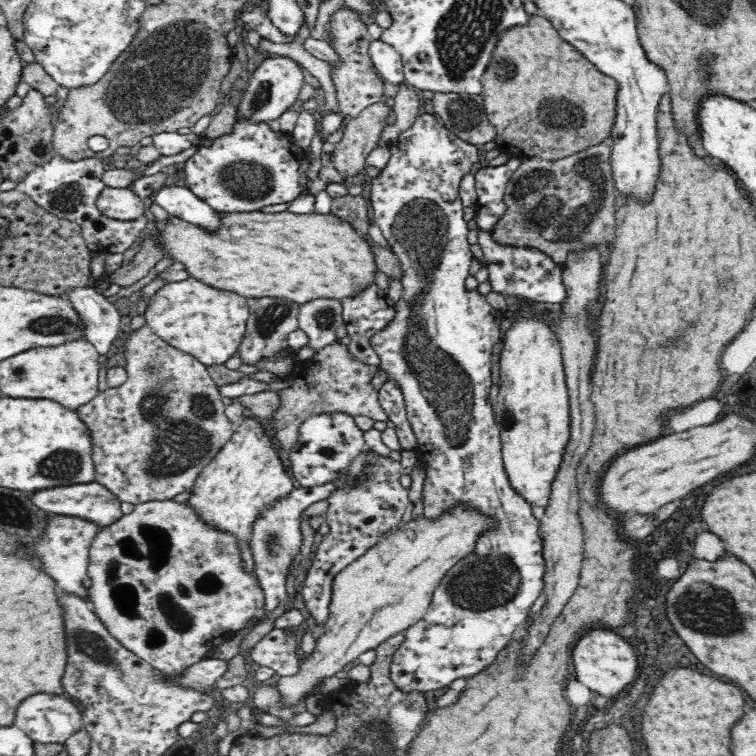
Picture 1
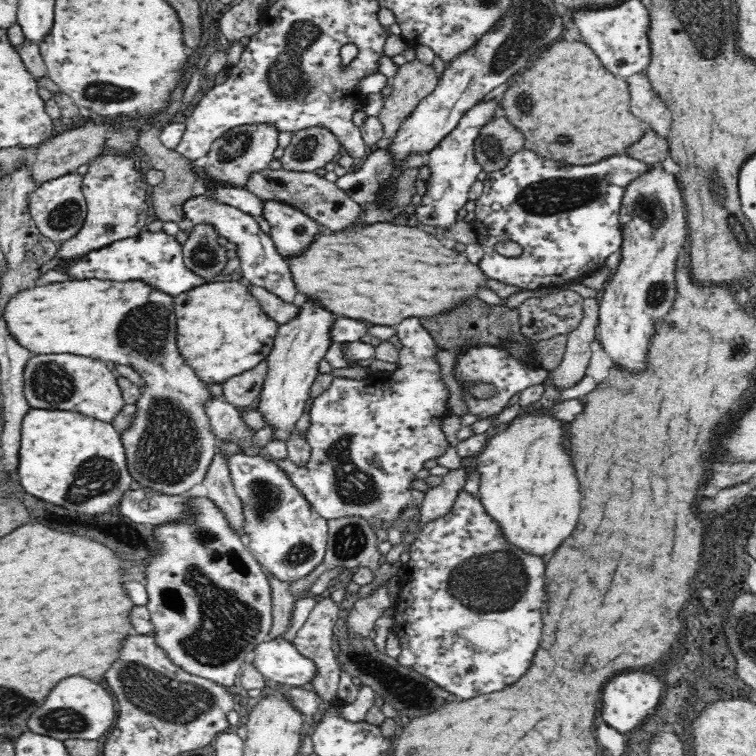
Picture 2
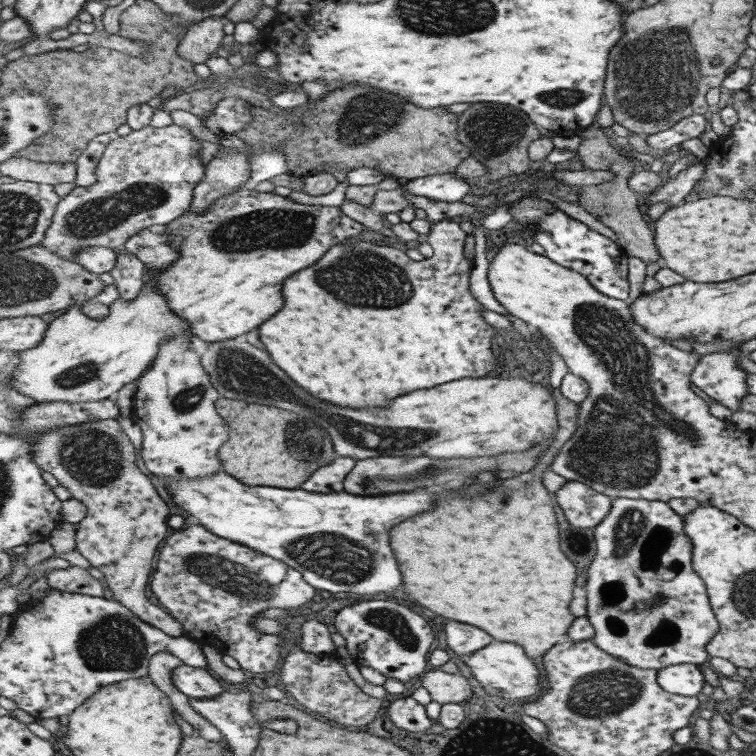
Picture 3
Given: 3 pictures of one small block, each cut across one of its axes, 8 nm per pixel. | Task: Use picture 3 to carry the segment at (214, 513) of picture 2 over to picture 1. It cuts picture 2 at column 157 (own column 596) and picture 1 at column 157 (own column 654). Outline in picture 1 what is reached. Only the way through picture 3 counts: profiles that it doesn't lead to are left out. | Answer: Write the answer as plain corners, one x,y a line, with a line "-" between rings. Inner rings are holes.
166,499
161,501
143,502
135,505
134,510
130,514
125,514
114,524
103,527
97,532
97,535
92,541
89,550
89,565
87,576
91,580
89,587
90,594
88,600
92,610
102,619
106,625
107,630
130,651
148,661
153,668
160,670
168,677
180,678
182,677
194,664
202,662
206,656
204,653
224,644
226,640
233,638
242,628
248,626
250,620
256,618
256,614
266,607
266,599
263,588
259,585
259,580
254,571
248,569
248,565
244,563
244,545
238,539
238,535
224,531
220,527
210,525
194,505
190,502
176,502
173,499

